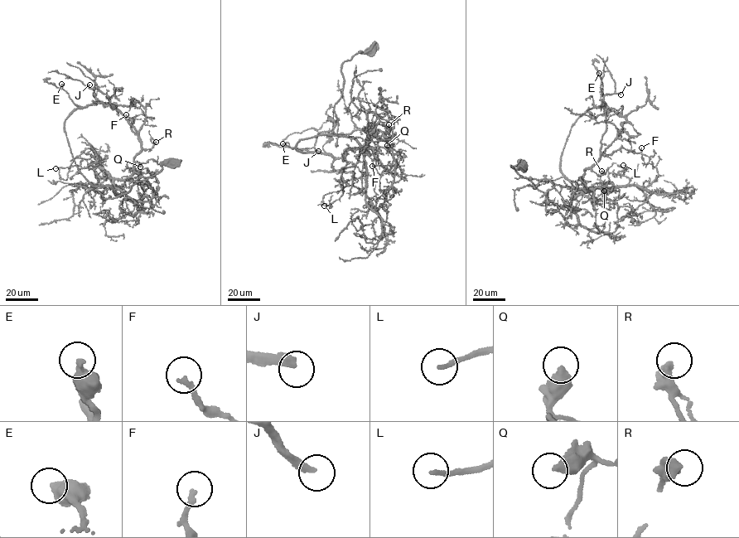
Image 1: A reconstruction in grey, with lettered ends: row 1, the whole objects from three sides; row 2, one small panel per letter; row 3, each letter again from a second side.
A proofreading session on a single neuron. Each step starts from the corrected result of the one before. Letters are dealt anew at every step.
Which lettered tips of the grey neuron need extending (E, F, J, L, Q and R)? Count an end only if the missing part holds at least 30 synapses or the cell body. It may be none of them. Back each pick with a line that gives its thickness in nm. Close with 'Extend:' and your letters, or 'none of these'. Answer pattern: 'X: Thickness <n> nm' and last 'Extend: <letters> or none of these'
J: Thickness 360 nm
Extend: J

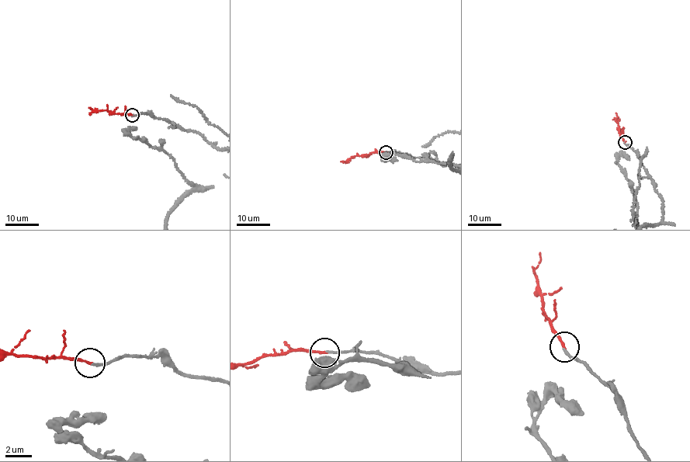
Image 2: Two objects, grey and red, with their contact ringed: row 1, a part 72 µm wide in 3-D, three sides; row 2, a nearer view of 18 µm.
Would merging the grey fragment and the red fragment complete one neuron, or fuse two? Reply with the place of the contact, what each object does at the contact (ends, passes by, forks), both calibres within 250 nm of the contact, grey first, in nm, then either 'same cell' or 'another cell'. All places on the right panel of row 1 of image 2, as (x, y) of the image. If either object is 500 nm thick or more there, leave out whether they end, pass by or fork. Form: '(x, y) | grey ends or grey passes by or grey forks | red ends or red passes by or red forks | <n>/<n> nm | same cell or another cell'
(625, 142) | grey ends | red ends | 170/190 nm | same cell

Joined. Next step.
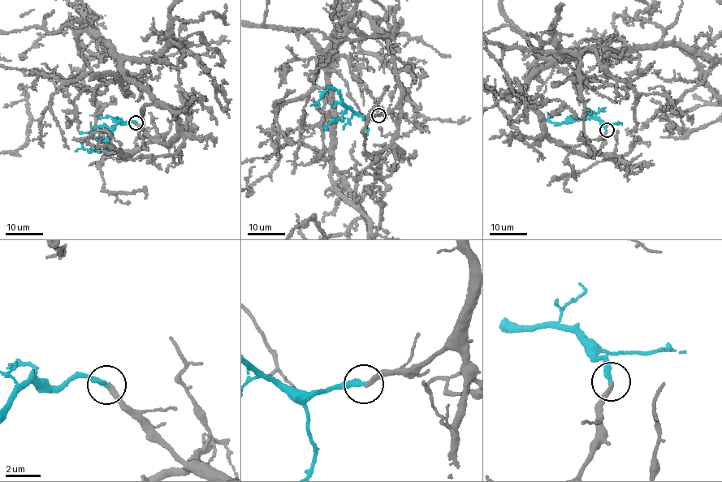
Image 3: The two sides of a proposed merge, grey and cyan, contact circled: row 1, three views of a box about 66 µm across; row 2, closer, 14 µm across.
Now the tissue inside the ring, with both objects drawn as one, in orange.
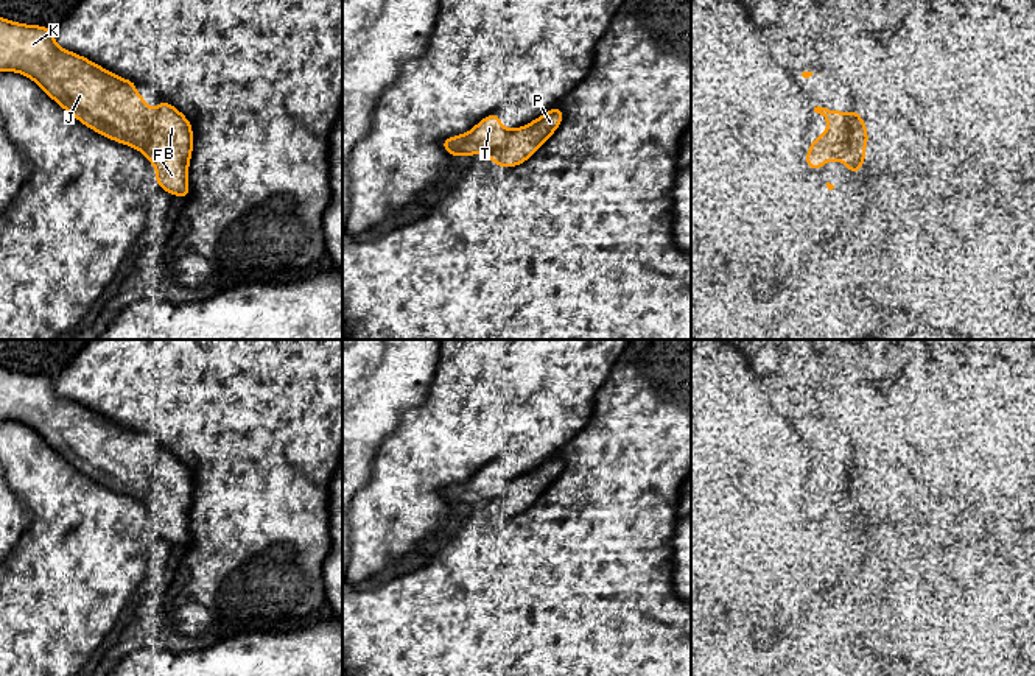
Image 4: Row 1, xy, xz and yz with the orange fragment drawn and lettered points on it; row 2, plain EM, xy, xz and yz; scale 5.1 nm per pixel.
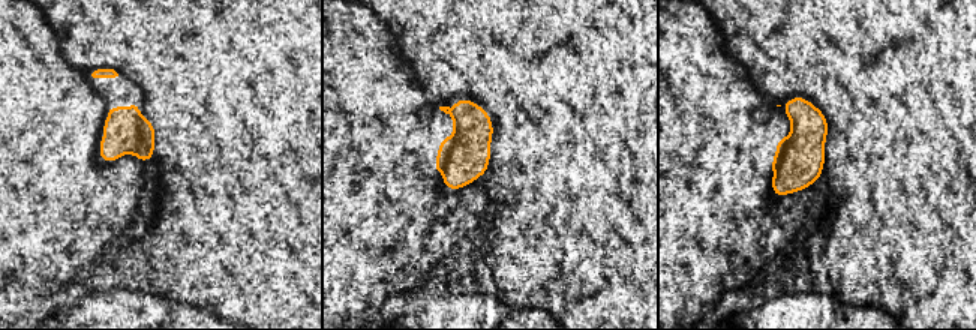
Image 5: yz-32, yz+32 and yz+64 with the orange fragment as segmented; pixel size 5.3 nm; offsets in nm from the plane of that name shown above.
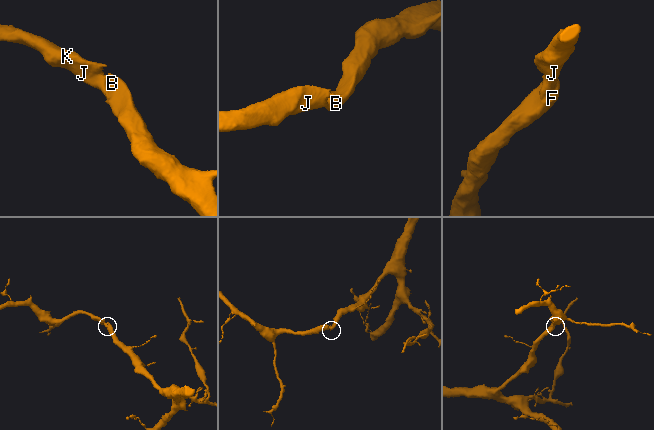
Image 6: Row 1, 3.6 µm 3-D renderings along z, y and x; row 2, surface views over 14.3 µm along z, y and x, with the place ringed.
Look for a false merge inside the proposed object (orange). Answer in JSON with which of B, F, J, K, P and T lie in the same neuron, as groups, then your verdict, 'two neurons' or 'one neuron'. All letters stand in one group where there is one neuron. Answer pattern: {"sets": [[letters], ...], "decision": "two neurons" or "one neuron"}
{"sets": [["B", "F", "J", "K", "P", "T"]], "decision": "one neuron"}

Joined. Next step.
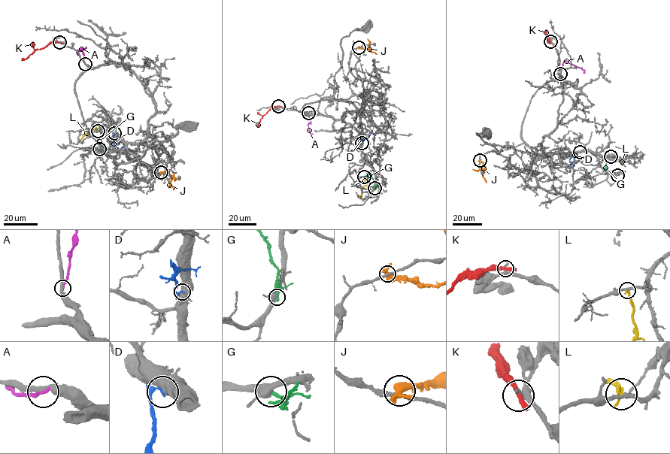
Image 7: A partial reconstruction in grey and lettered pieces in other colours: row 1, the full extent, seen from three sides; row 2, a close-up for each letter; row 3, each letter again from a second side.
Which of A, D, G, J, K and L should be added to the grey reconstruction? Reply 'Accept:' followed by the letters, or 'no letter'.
Accept: no letter

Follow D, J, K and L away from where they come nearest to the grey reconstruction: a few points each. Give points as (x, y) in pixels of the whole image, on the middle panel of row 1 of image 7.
D: (362, 143), (360, 139), (368, 139), (372, 129)
J: (359, 47), (370, 49), (376, 53)
K: (278, 106), (270, 107), (263, 115), (258, 126)
L: (364, 177), (365, 185), (359, 198)

